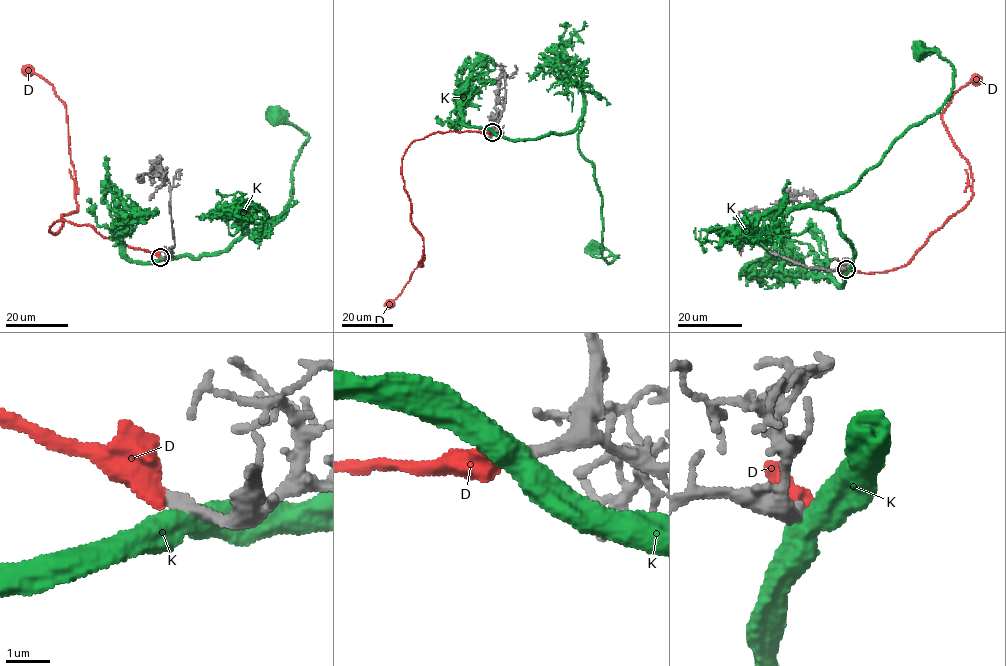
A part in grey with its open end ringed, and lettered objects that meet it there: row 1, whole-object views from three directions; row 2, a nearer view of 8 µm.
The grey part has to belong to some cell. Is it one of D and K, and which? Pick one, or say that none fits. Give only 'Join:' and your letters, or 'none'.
Join: none

